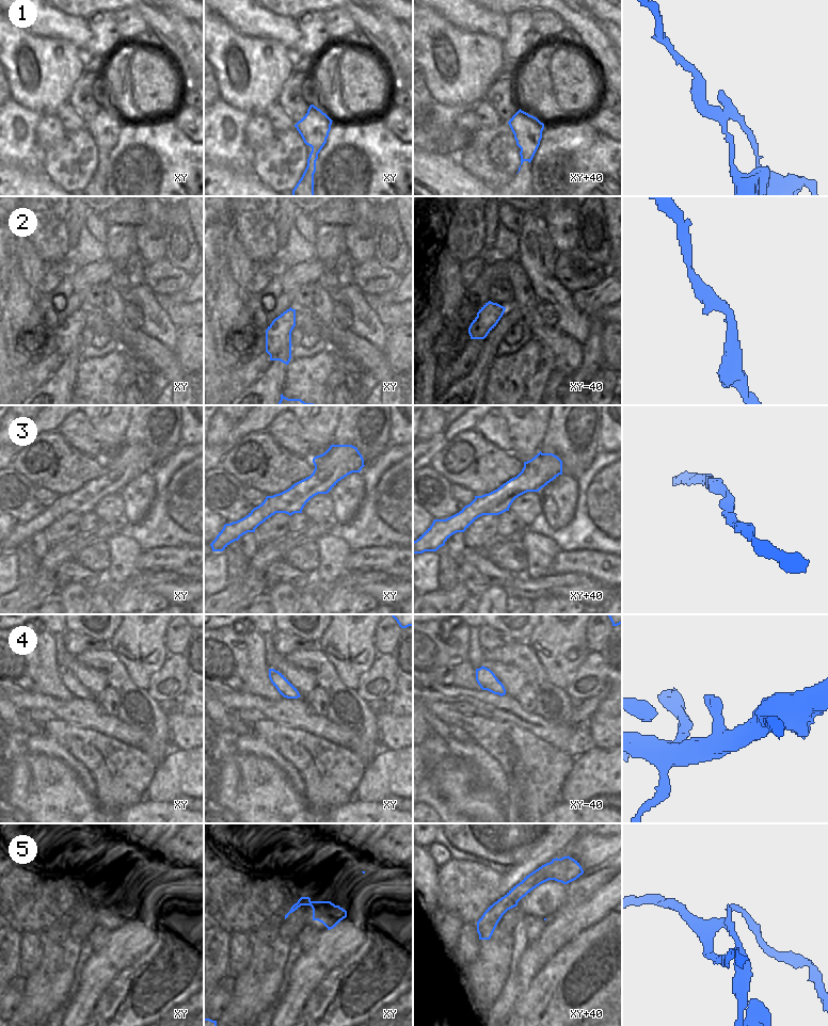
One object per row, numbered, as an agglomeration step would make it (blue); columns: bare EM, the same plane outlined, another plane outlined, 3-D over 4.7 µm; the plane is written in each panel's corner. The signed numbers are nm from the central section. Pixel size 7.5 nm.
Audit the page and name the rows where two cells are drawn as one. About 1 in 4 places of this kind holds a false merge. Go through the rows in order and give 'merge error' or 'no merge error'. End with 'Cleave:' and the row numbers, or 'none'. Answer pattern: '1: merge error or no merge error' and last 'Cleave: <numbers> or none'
1: merge error
2: no merge error
3: no merge error
4: no merge error
5: merge error
Cleave: 1, 5

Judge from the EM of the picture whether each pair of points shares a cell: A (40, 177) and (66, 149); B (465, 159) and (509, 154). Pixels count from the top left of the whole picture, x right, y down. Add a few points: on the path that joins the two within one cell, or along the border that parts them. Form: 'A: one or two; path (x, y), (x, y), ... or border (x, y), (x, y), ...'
A: two; border (41, 166), (46, 175), (57, 185)
B: one; path (476, 158), (498, 154)

